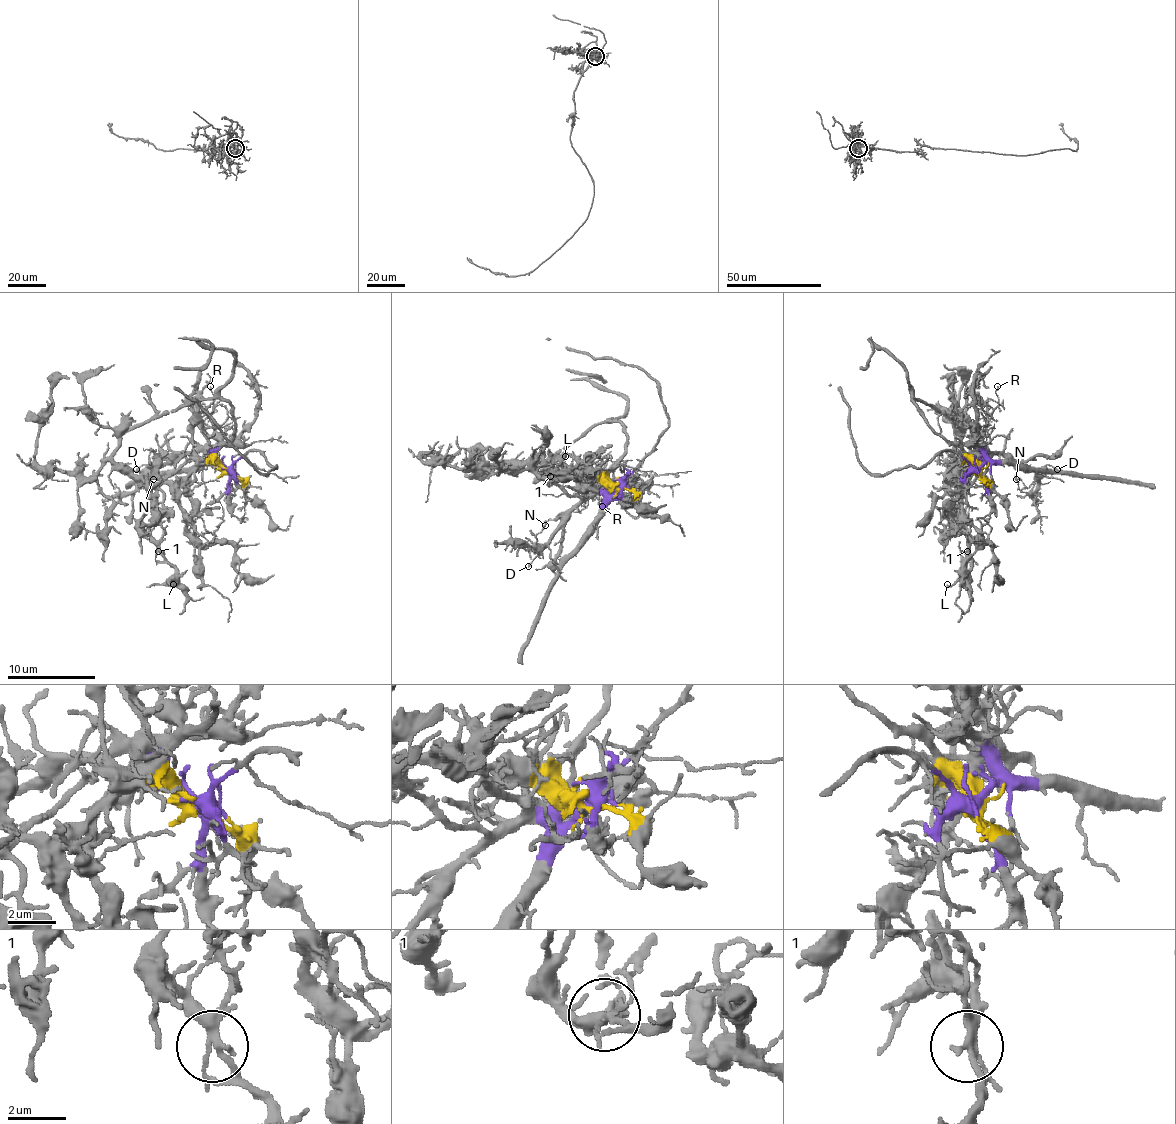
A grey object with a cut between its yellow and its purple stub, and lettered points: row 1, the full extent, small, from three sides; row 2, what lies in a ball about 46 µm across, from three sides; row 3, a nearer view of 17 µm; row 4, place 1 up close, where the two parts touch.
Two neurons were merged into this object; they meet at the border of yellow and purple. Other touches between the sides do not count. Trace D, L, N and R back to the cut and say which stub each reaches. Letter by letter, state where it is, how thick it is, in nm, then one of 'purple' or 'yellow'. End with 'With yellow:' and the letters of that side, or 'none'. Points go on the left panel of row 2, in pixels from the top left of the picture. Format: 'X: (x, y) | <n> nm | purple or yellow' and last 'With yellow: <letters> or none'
D: (136, 469) | 120 nm | purple
L: (173, 584) | 110 nm | yellow
N: (153, 479) | 120 nm | purple
R: (210, 386) | 120 nm | purple
With yellow: L

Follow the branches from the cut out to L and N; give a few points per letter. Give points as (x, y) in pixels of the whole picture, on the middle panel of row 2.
L: (618, 489), (618, 421), (519, 469), (506, 461), (539, 456), (541, 476), (567, 478), (565, 456)
N: (618, 489), (589, 494), (552, 535), (539, 544), (537, 535), (545, 524)

